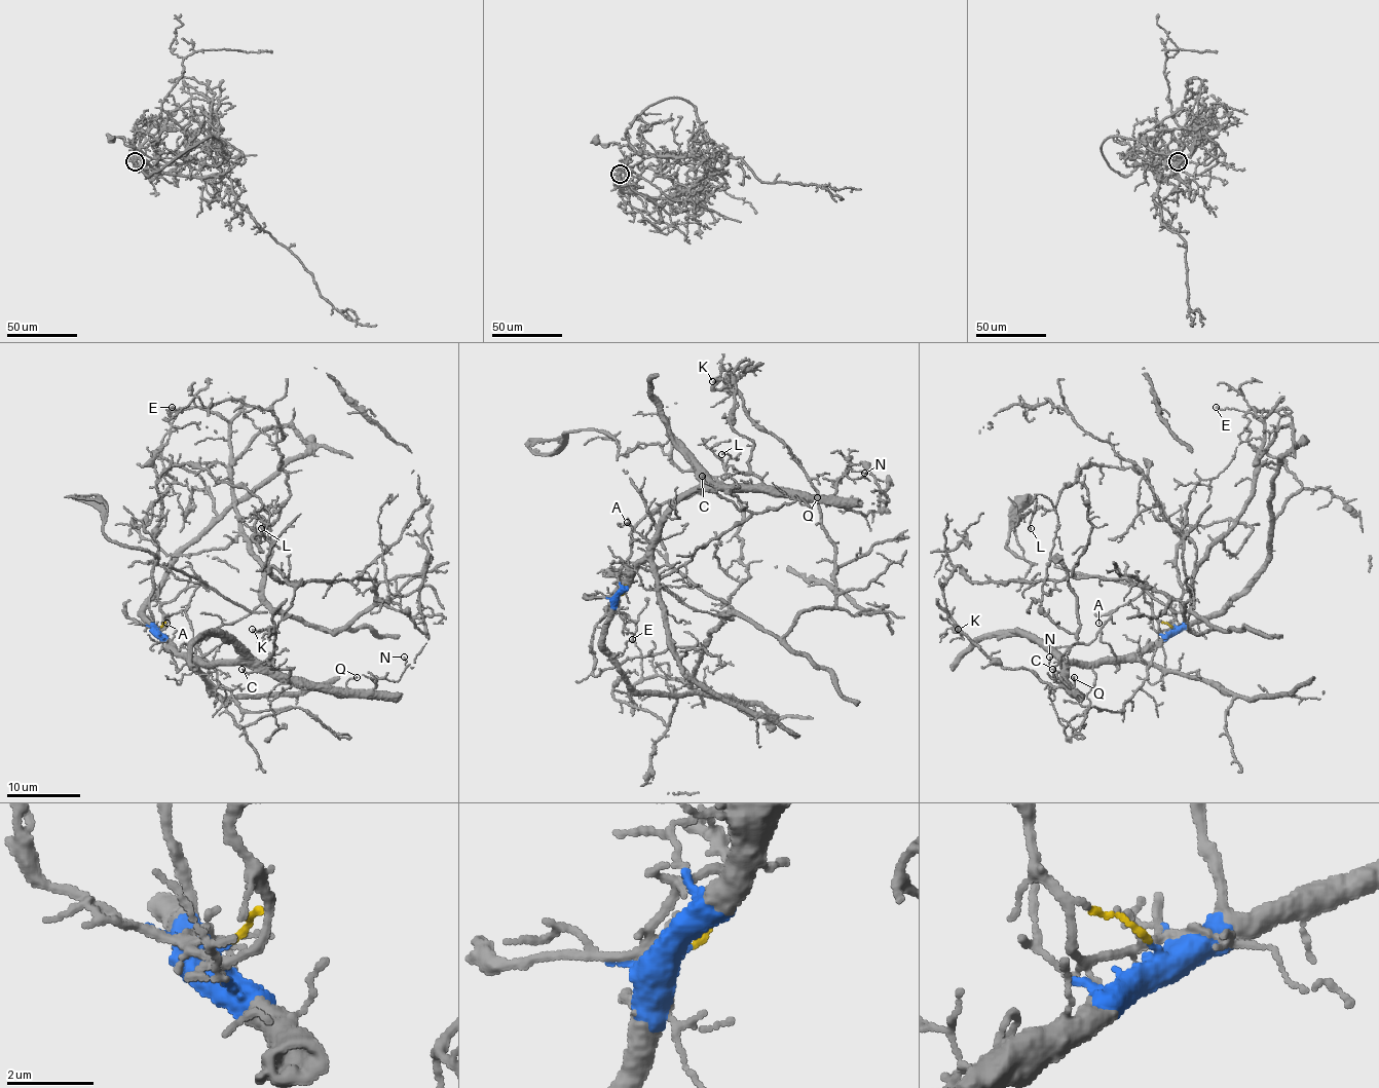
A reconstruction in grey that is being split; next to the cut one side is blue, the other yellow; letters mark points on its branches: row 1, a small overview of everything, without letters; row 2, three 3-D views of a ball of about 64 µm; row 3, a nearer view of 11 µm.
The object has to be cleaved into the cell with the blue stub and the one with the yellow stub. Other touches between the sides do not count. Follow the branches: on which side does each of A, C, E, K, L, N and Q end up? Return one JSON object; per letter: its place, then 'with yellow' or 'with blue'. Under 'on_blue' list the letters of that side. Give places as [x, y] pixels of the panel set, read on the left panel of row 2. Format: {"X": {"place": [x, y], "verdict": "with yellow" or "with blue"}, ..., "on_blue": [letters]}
{"A": {"place": [166, 623], "verdict": "with yellow"}, "C": {"place": [241, 669], "verdict": "with blue"}, "E": {"place": [172, 407], "verdict": "with yellow"}, "K": {"place": [252, 629], "verdict": "with blue"}, "L": {"place": [261, 528], "verdict": "with blue"}, "N": {"place": [404, 657], "verdict": "with blue"}, "Q": {"place": [357, 677], "verdict": "with blue"}, "on_blue": ["C", "K", "L", "N", "Q"]}

